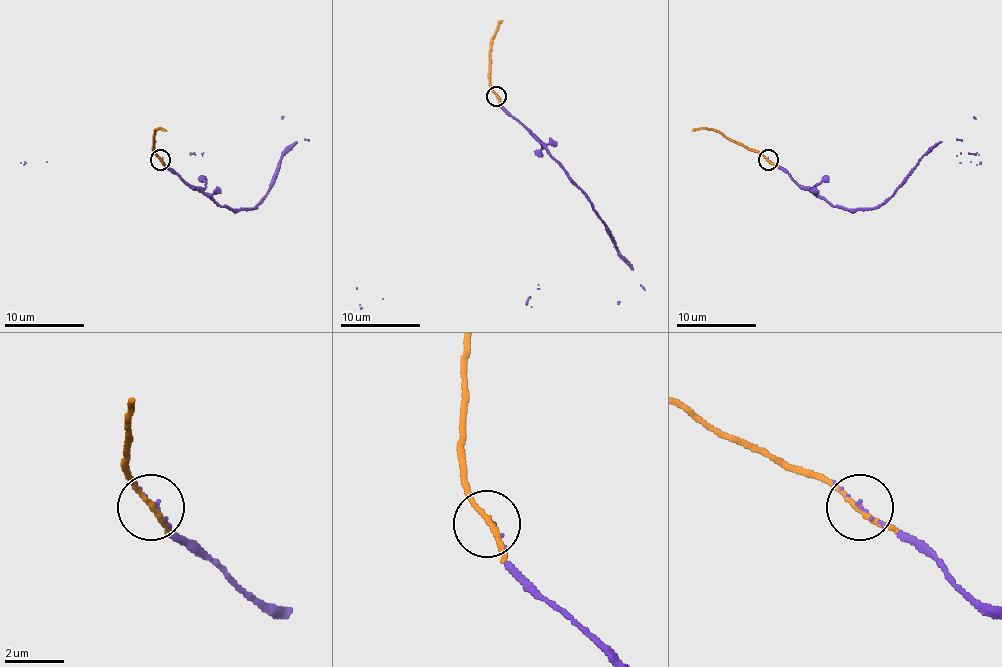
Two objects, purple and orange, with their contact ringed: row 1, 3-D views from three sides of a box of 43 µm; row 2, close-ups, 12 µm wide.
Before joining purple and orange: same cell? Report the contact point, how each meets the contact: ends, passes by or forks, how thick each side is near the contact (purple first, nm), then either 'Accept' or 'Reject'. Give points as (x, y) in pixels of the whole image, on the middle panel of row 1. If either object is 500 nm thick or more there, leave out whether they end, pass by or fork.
Place: (496, 96). At the ring purple ends. At the ring orange passes by. Thickness 80 nm (purple) against 150 nm. Reject

